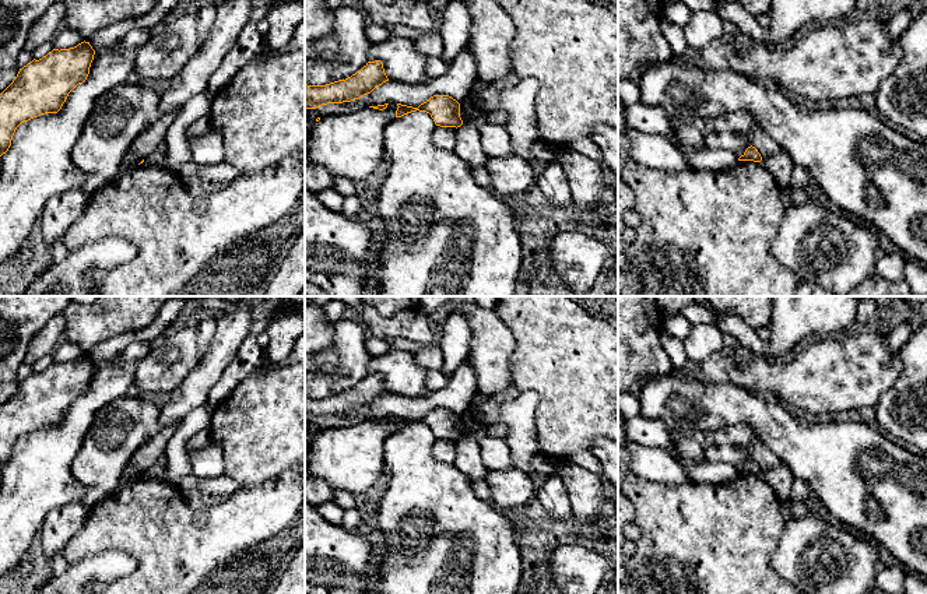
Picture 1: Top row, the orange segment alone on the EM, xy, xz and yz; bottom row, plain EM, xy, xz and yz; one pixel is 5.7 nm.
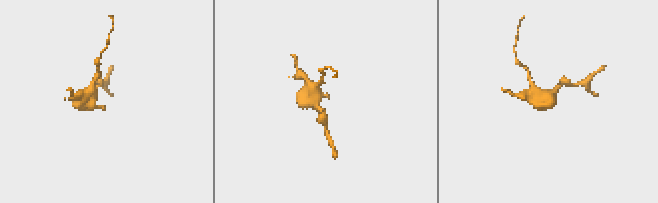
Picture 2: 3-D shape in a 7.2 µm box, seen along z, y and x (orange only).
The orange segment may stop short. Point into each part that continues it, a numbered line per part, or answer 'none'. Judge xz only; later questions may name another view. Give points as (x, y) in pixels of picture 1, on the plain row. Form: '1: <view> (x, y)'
none

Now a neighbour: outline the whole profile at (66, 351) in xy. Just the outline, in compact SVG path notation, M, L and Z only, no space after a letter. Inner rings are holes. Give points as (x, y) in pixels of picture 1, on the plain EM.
M63 340L56 349L53 351L53 361L55 362L70 362L77 359L78 356L84 355L82 349L76 344Z

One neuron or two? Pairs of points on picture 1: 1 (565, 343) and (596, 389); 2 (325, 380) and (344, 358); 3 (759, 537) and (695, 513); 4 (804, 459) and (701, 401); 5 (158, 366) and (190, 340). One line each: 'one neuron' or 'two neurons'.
1: one neuron
2: one neuron
3: one neuron
4: one neuron
5: one neuron

